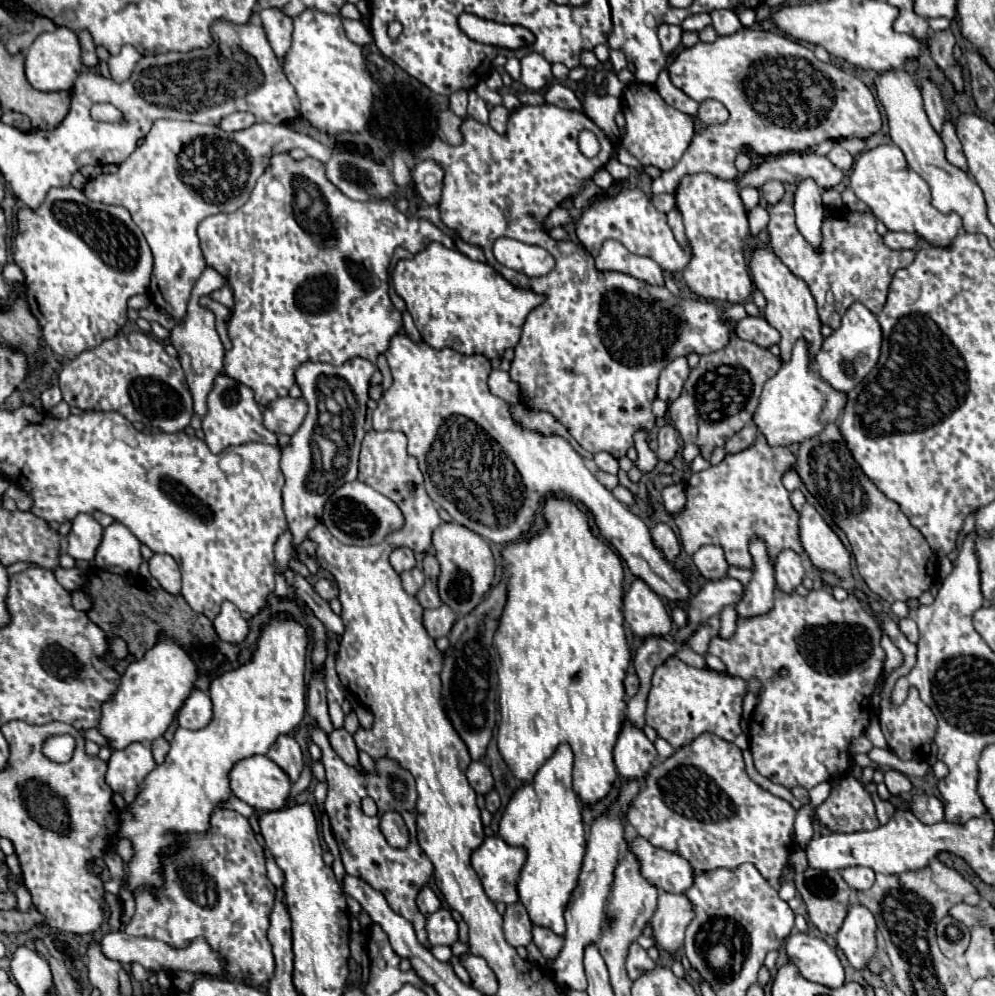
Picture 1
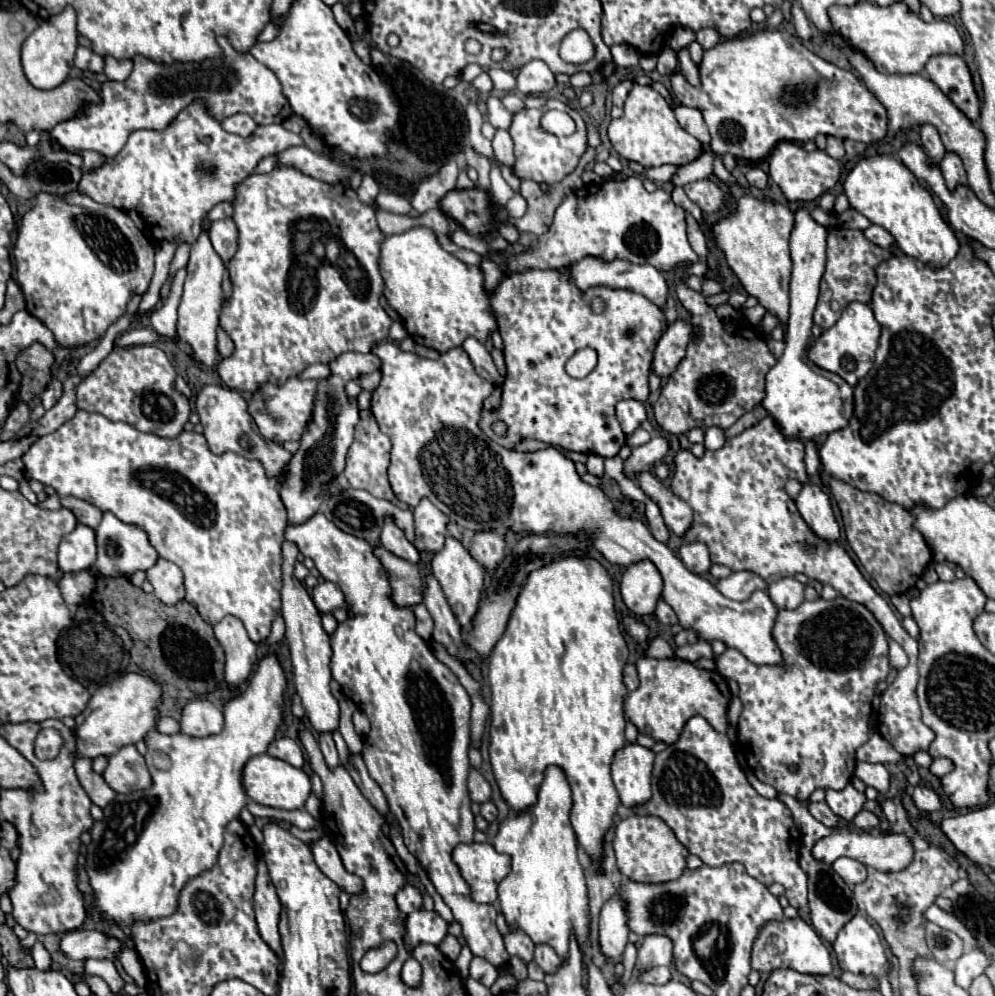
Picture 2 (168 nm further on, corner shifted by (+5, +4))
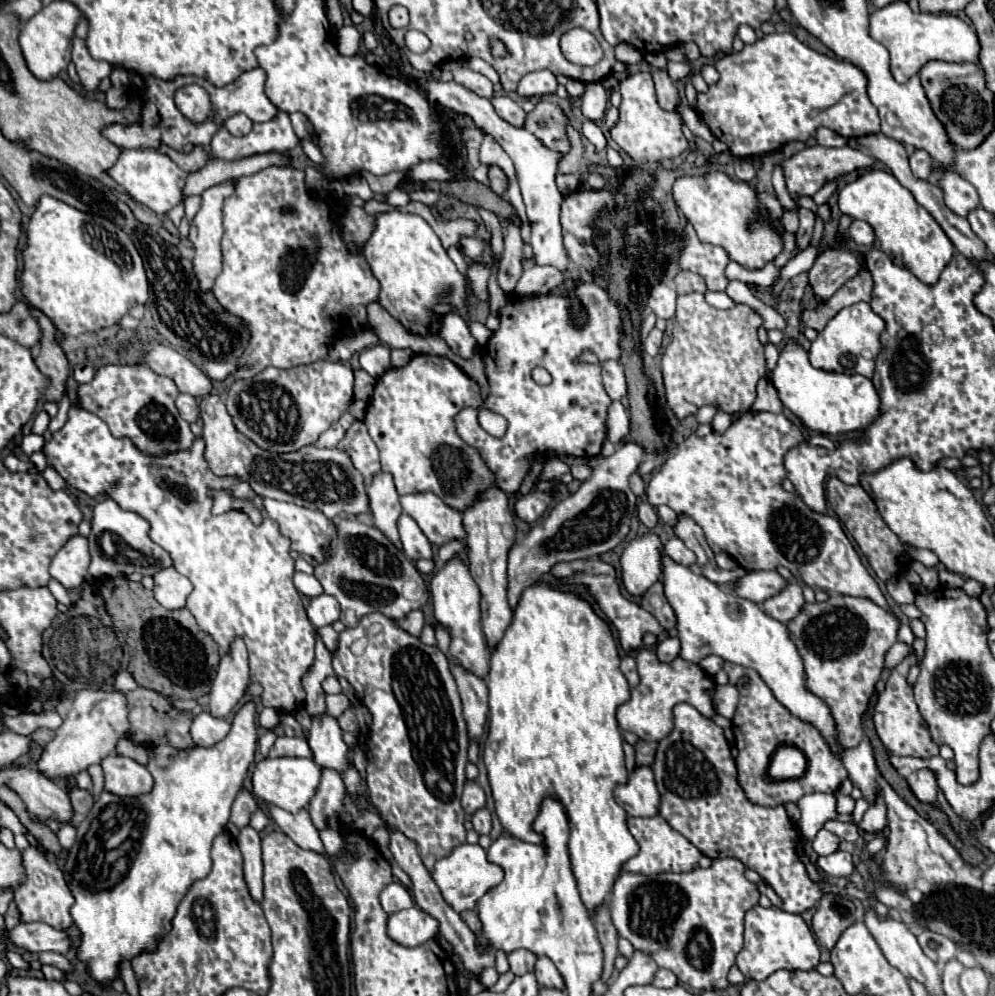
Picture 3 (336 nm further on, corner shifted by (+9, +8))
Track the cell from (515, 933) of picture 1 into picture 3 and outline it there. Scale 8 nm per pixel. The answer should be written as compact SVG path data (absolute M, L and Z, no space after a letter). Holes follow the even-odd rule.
M514 949L512 953L508 953L508 963L510 963L510 971L514 971L514 975L524 975L524 973L534 971L536 955L526 949Z

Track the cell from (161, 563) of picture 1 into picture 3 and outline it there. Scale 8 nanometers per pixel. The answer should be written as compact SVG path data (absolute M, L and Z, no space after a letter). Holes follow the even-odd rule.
M164 567L154 575L154 597L166 609L180 609L192 591L192 583L174 567Z

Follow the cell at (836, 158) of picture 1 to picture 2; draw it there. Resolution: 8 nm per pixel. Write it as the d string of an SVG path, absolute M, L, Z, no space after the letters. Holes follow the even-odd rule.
M828 137L828 143L826 143L826 153L834 159L842 159L844 157L844 141L838 139L838 137Z

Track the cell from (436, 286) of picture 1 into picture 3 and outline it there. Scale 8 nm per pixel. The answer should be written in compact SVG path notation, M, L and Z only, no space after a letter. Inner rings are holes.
M390 211L376 215L376 231L366 241L364 247L366 261L380 281L380 305L398 319L404 329L412 335L438 335L442 315L434 313L438 303L454 307L454 313L462 319L470 319L468 287L466 277L458 271L454 261L448 257L438 235L432 227L418 215Z

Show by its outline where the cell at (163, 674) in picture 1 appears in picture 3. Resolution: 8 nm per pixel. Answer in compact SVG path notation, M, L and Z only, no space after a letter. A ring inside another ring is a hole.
M98 689L98 691L78 691L72 709L68 711L64 723L56 729L54 741L44 747L38 761L40 773L46 777L72 777L74 773L88 769L92 763L100 763L104 757L114 753L116 743L128 735L130 729L130 709L126 695L118 689Z

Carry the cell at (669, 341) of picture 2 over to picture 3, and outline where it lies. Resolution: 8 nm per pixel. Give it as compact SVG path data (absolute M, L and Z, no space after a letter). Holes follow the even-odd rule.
M652 329L652 333L648 335L648 339L646 339L646 353L650 355L650 357L656 357L658 355L658 351L660 351L660 345L662 345L662 337L664 337L664 333L660 331L660 329Z

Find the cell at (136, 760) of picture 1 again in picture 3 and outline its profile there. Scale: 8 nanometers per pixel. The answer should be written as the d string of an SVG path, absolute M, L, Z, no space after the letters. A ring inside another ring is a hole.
M112 753L106 759L102 759L102 769L104 769L104 789L122 795L122 797L134 797L150 791L152 787L152 775L150 771L136 763L130 757Z

